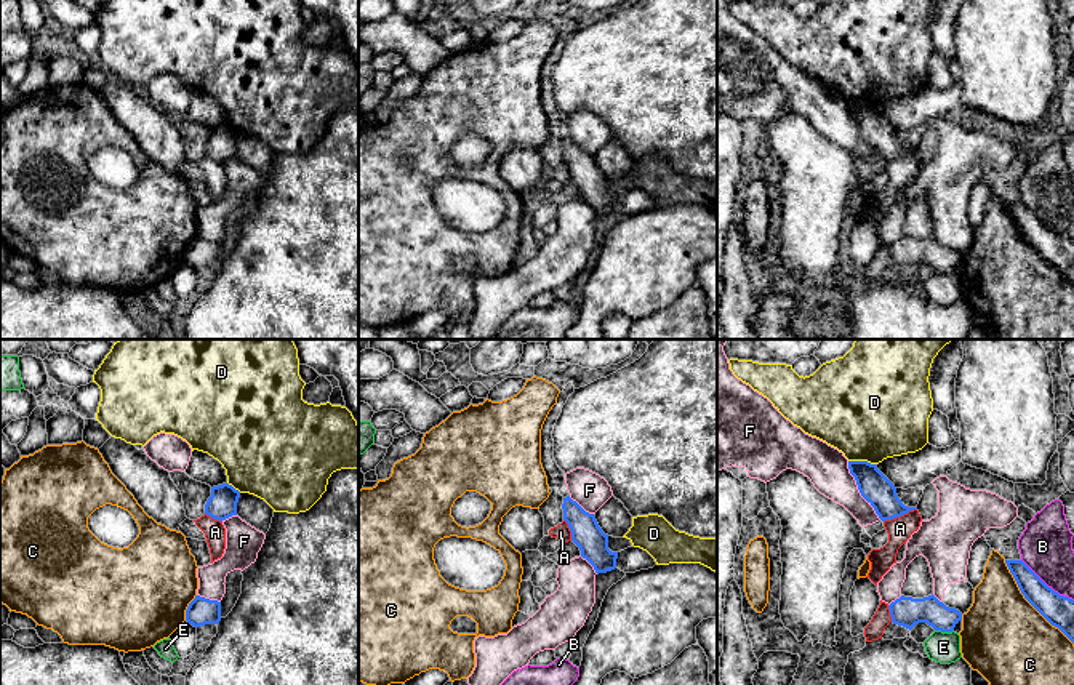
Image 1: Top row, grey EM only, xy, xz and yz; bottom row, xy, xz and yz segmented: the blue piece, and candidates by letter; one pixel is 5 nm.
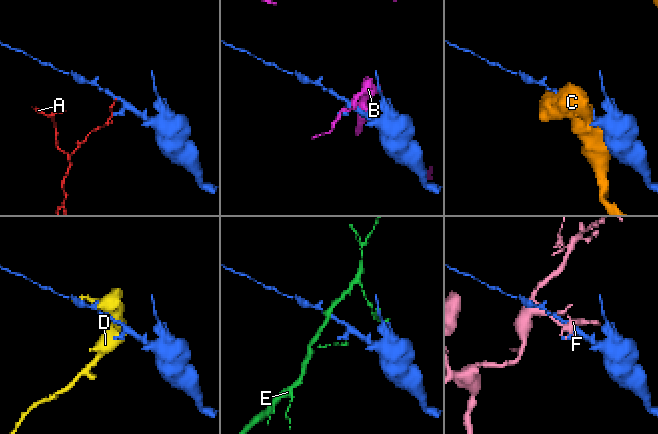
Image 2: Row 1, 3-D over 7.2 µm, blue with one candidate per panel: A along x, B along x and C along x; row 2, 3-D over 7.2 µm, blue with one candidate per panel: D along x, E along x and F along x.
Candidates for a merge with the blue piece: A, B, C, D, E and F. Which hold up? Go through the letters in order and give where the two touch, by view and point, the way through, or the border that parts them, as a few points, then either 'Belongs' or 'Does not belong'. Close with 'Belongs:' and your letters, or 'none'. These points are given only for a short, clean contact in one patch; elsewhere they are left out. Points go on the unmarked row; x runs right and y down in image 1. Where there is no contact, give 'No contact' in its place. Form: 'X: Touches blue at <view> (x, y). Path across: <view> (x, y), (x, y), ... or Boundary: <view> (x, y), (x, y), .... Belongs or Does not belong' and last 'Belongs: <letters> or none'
A: Touches blue at yz (900, 157). Does not belong
B: Touches blue at yz (1045, 226). Does not belong
C: Touches blue at yz (1031, 245). Does not belong
D: Touches blue at yz (861, 103). Does not belong
E: Touches blue at yz (945, 272). Does not belong
F: Touches blue at yz (858, 130). Does not belong
Belongs: none

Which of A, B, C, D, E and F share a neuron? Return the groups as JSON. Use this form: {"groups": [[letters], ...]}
{"groups": [["A"], ["B"], ["C"], ["D"], ["E"], ["F"]]}

